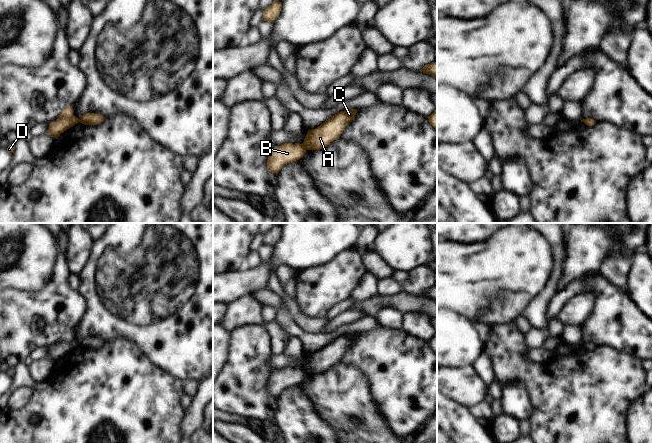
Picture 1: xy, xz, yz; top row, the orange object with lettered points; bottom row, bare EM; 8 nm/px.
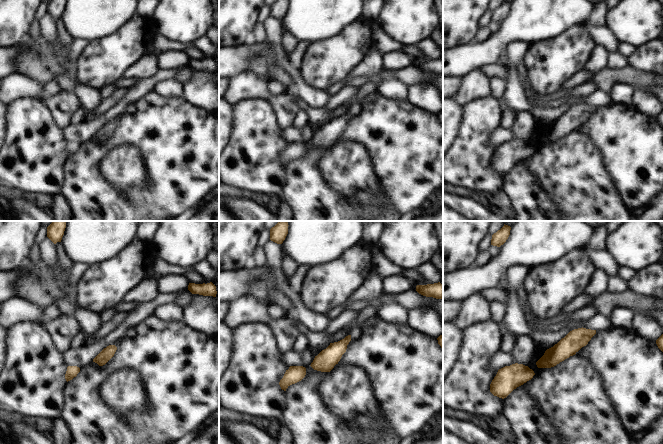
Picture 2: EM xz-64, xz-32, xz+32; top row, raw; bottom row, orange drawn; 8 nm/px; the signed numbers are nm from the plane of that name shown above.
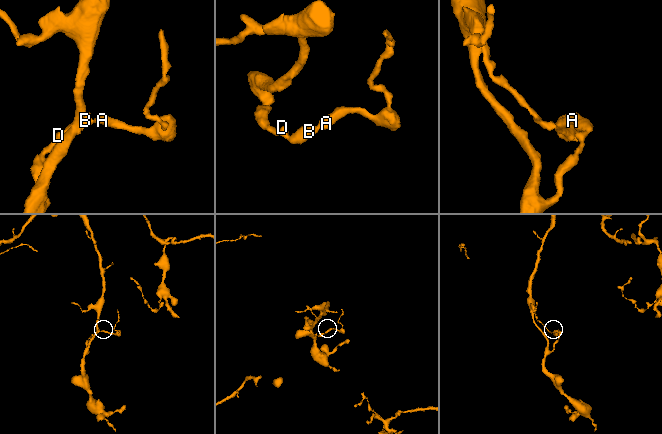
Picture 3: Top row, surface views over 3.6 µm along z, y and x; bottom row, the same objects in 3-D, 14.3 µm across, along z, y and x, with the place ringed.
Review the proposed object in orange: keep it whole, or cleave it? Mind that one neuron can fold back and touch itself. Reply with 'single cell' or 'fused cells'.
fused cells

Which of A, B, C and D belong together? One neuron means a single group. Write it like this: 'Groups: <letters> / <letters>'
Groups: A C / B D.

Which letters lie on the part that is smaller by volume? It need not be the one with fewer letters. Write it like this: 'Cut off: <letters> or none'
Cut off: A, C.

